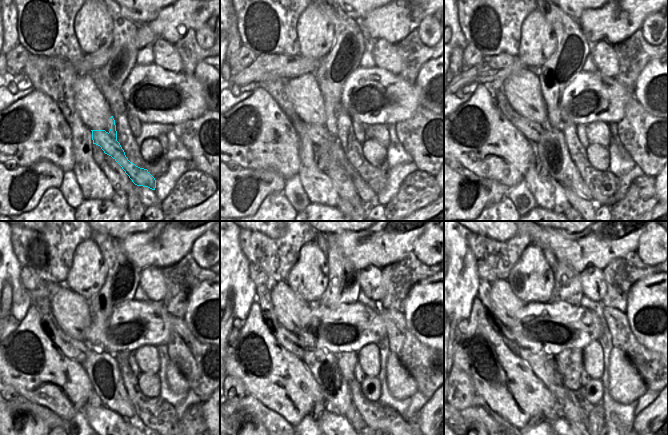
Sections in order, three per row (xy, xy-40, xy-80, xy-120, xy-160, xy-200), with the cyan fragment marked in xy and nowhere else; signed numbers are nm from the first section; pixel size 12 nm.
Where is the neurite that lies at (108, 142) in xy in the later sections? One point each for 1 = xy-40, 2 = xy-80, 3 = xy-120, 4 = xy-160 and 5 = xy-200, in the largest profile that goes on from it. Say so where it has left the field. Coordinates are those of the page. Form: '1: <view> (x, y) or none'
1: xy-40 (318, 134)
2: xy-80 (533, 131)
3: xy-120 (77, 350)
4: xy-160 (290, 341)
5: xy-200 (484, 293)

